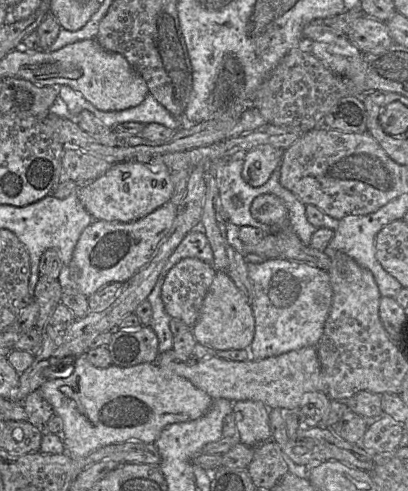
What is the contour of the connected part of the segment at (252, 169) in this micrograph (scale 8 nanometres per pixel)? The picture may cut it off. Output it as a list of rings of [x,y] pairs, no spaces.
[[[260,145],[246,153],[242,167],[243,179],[252,187],[264,185],[280,166],[284,150],[271,145]]]

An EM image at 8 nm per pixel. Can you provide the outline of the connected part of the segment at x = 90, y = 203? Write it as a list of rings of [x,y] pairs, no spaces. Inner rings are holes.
[[[136,160],[119,161],[92,182],[78,185],[77,197],[94,220],[136,221],[170,201],[173,195],[171,171],[153,171],[150,167]]]

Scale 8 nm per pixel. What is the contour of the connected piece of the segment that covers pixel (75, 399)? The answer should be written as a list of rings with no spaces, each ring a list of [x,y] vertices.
[[[86,353],[70,359],[75,359],[70,363],[74,367],[70,376],[46,380],[38,389],[52,406],[54,414],[63,421],[62,442],[72,459],[84,459],[93,451],[126,441],[154,443],[166,426],[196,420],[203,416],[213,403],[207,393],[169,369],[159,367],[155,362],[132,367],[111,364],[107,368],[97,368],[88,361]]]

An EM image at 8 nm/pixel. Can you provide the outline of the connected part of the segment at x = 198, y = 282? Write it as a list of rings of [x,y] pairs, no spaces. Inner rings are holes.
[[[184,258],[168,272],[161,290],[166,312],[189,327],[197,322],[217,270],[197,258]]]

